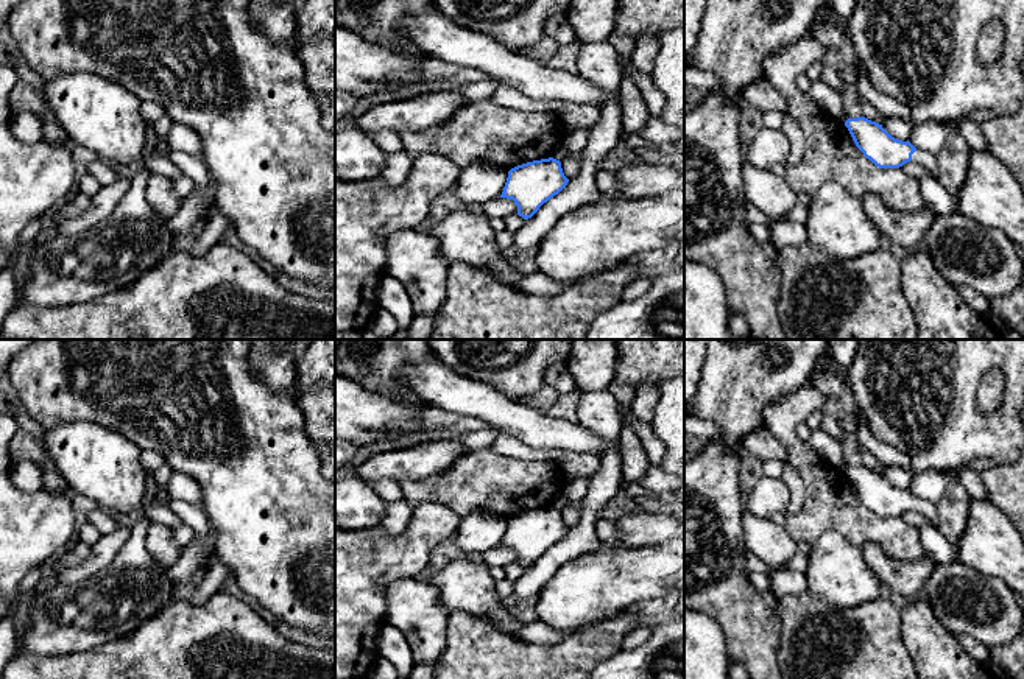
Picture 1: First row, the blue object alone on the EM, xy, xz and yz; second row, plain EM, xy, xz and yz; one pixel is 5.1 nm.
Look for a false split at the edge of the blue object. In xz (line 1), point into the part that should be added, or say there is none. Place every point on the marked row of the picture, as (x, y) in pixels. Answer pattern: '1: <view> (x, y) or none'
1: none

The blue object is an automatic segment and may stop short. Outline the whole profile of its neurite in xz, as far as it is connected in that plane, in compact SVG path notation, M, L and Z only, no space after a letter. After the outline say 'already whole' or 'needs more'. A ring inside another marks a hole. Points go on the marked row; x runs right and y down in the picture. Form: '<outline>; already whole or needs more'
M553 157L533 160L508 171L500 198L513 199L517 206L517 215L528 220L567 182L560 160Z; already whole

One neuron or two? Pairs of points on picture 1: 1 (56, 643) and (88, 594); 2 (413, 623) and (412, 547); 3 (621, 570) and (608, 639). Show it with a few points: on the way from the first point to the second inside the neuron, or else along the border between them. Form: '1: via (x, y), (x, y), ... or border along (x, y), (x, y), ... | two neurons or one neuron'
1: via (60, 631), (84, 606) | one neuron
2: border along (418, 578), (393, 581), (387, 589), (385, 603) | two neurons
3: border along (616, 614), (593, 625) | two neurons

